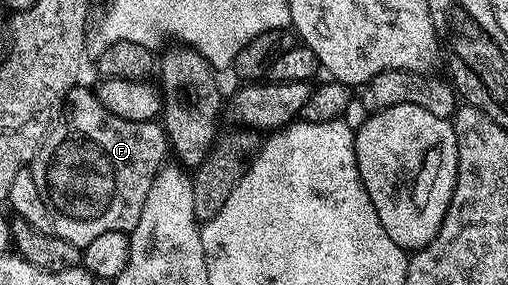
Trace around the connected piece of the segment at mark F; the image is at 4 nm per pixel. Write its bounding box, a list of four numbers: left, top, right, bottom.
[29,87,169,247]

